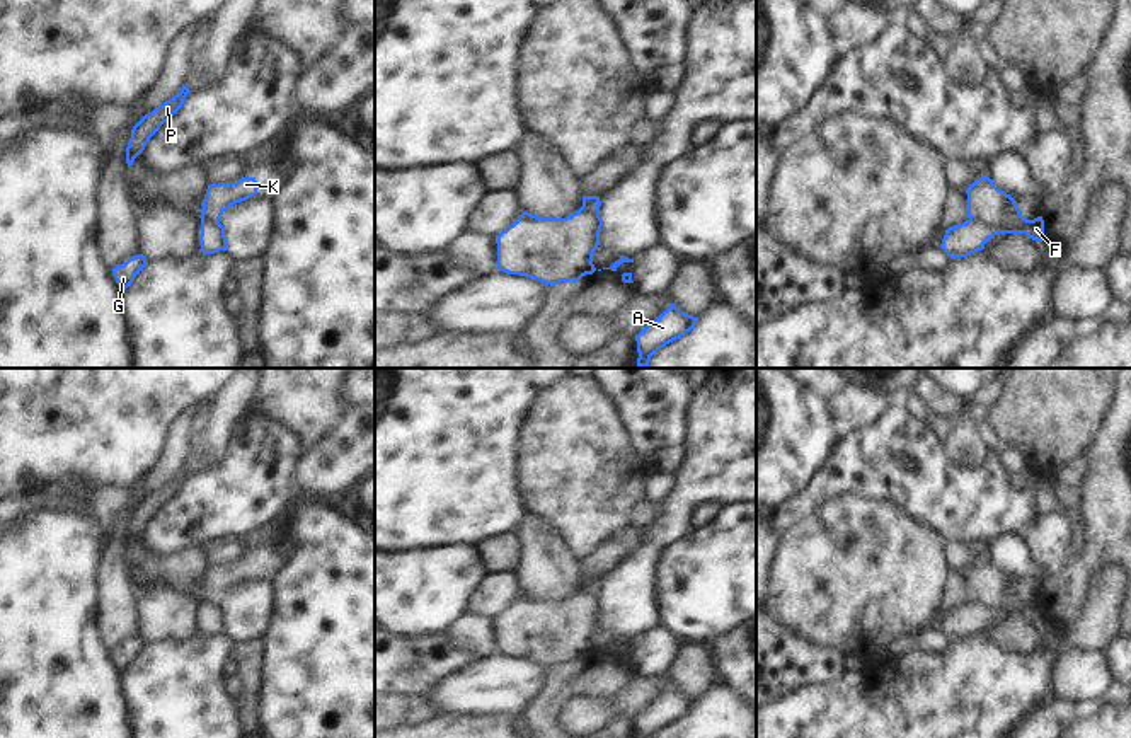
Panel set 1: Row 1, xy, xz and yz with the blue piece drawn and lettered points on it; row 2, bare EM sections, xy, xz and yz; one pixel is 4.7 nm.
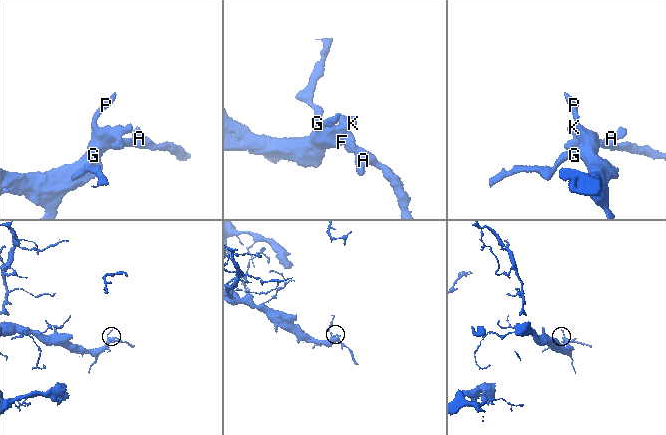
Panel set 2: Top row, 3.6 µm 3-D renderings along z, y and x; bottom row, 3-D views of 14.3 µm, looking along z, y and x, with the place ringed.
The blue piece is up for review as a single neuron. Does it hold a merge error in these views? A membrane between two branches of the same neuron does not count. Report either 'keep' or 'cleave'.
cleave

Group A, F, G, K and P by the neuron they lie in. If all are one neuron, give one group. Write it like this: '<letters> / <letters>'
A / F G K P

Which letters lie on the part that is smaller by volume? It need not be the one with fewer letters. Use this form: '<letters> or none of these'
A

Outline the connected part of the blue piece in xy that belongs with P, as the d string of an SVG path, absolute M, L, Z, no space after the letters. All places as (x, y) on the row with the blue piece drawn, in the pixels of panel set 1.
M184 85L179 94L145 114L131 130L131 138L126 147L126 164L133 165L135 159L145 150L150 138L167 123L184 104L189 87Z

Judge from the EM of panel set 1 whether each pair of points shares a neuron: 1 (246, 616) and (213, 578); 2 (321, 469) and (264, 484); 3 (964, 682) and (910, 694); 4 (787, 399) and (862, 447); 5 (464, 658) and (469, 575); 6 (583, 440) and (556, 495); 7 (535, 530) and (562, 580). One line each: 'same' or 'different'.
1: different
2: different
3: same
4: different
5: different
6: same
7: same

